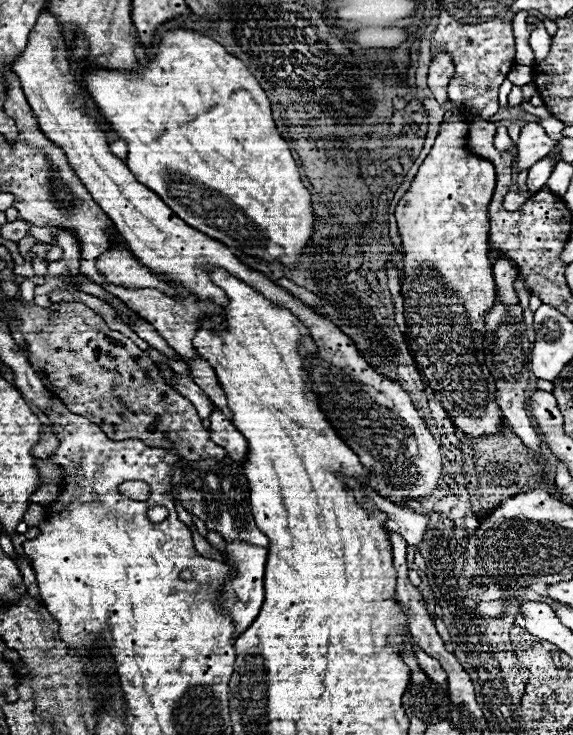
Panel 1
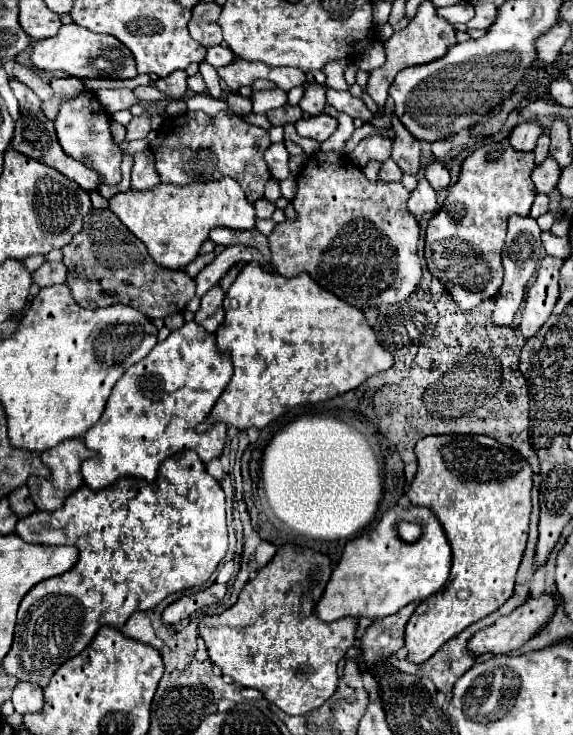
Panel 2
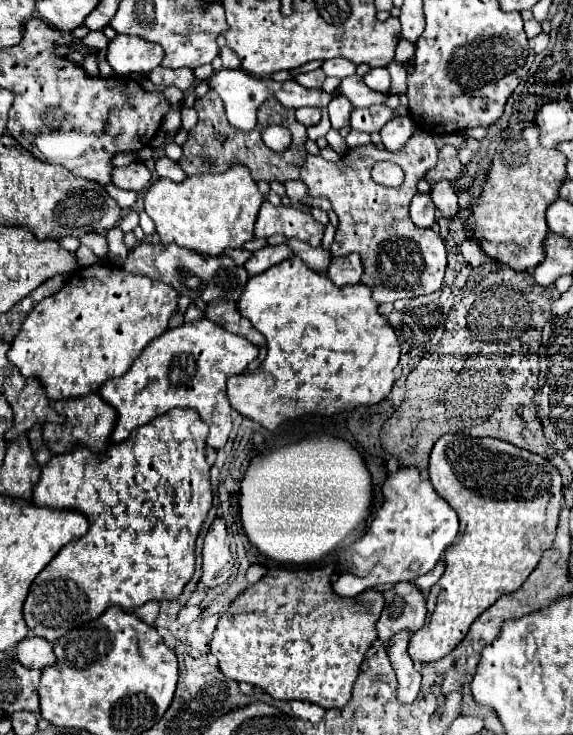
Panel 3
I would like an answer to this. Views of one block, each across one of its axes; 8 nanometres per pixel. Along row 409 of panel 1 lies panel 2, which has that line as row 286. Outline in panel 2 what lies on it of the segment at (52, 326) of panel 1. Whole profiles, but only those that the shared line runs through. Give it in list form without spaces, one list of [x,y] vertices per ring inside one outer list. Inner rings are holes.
[[[92,208],[84,218],[84,228],[62,248],[62,262],[68,268],[68,288],[82,308],[104,308],[126,304],[148,318],[166,318],[184,312],[196,292],[194,280],[184,270],[168,270],[158,266],[146,246],[108,210]]]

